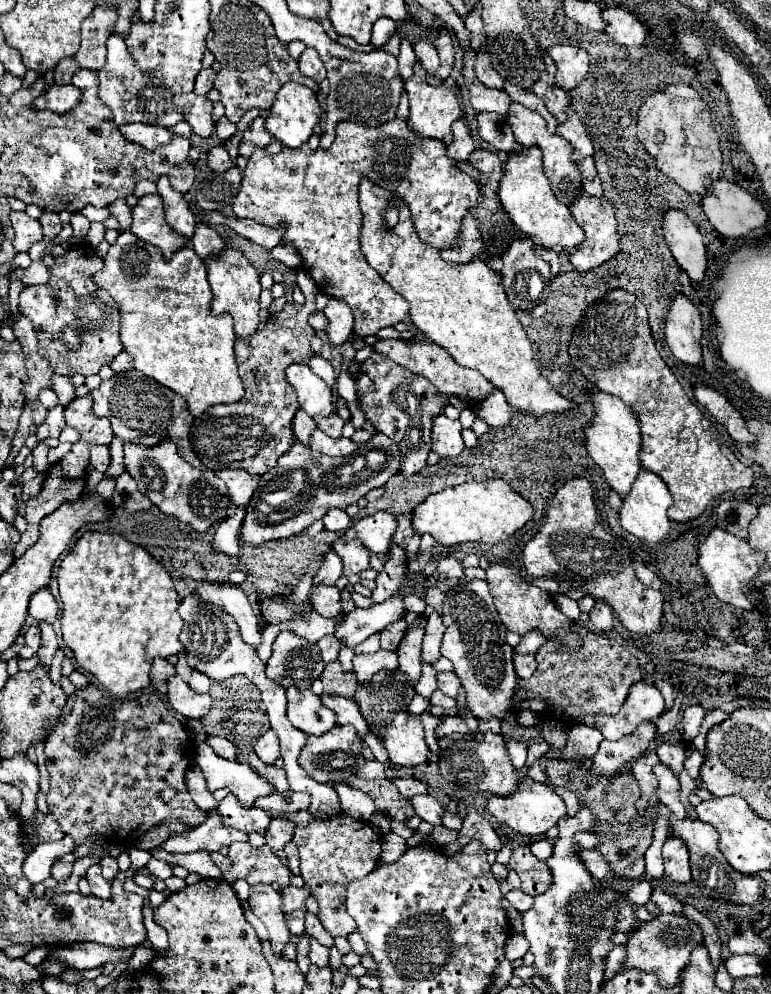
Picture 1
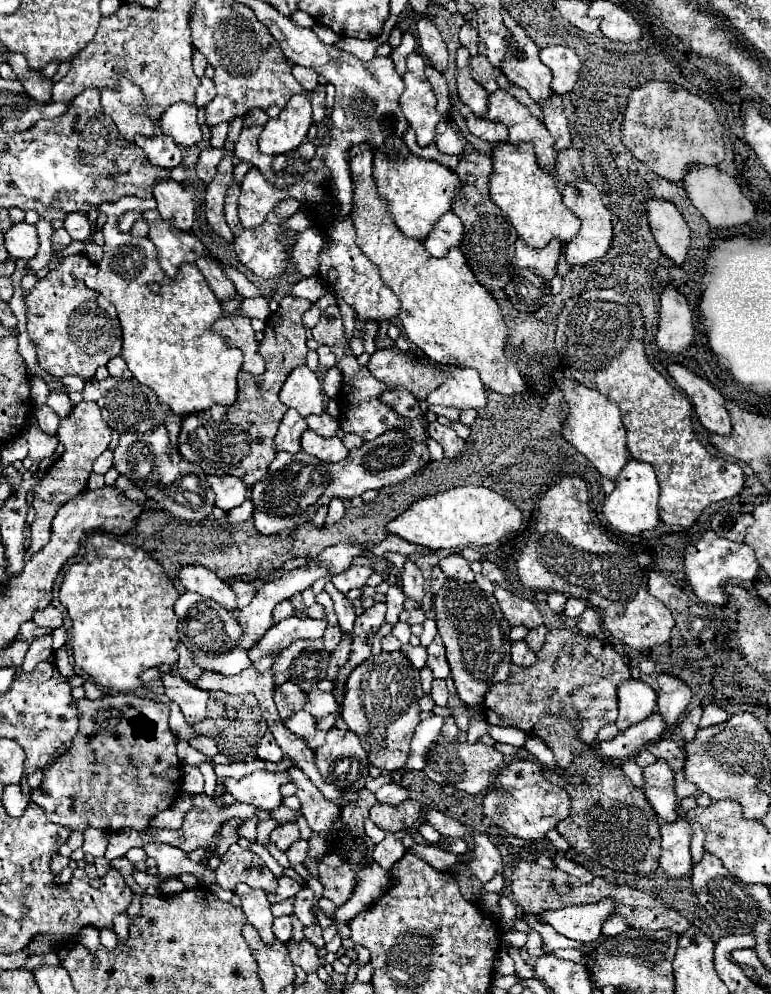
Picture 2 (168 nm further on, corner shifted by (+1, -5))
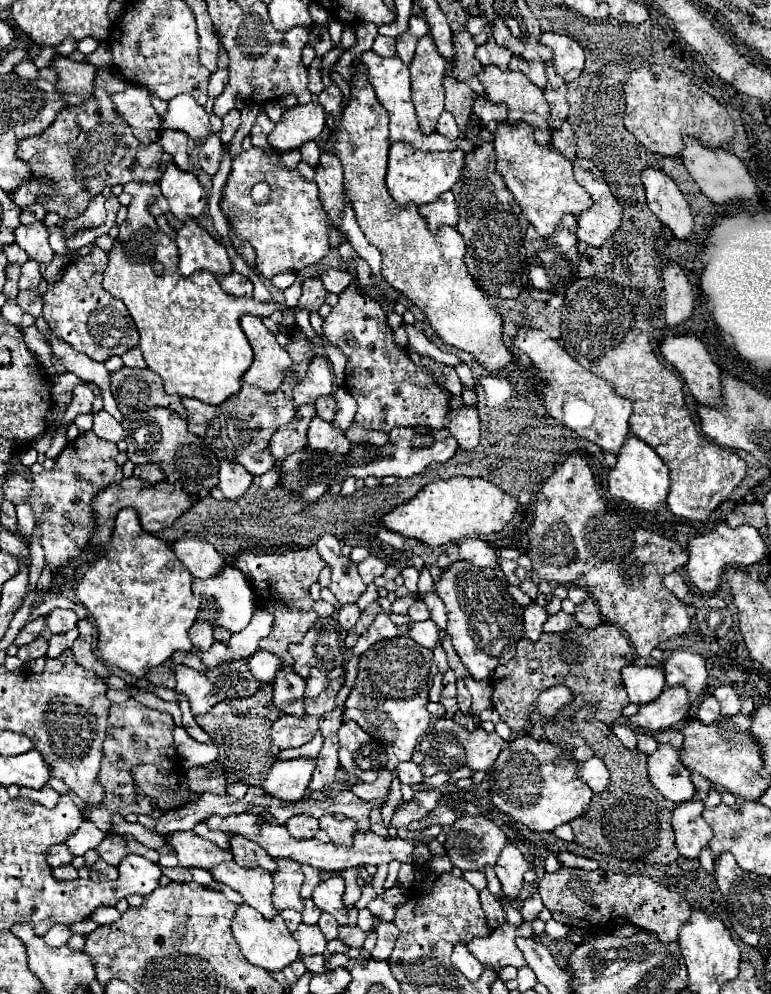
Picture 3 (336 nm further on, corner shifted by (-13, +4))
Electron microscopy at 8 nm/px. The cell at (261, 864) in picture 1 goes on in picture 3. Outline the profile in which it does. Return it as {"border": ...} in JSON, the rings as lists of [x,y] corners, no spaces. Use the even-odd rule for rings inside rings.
{"border":[[[234,835],[230,839],[230,845],[232,845],[232,855],[234,855],[234,861],[242,867],[252,867],[252,865],[260,865],[264,869],[268,869],[270,873],[276,871],[276,861],[254,841],[242,837],[242,835]]]}

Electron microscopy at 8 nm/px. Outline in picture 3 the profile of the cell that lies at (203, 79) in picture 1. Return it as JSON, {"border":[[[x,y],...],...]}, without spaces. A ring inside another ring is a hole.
{"border":[[[218,69],[216,73],[212,73],[210,77],[210,85],[208,85],[208,95],[210,97],[218,97],[224,87],[228,85],[228,69]]]}

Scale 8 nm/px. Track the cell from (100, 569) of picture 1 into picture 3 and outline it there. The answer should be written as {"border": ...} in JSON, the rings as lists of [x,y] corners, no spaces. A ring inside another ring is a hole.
{"border":[[[122,509],[116,517],[116,527],[110,539],[110,559],[100,557],[90,563],[76,589],[76,597],[98,625],[98,649],[102,659],[114,663],[122,671],[128,671],[130,675],[144,677],[148,669],[162,665],[174,651],[190,651],[192,643],[188,639],[188,629],[196,621],[196,613],[202,603],[202,599],[192,593],[190,583],[192,575],[176,559],[172,549],[162,539],[140,527],[140,517],[134,509]]]}

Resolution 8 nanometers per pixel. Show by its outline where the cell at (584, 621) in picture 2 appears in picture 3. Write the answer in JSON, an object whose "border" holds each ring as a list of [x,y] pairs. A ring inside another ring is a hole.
{"border":[[[586,599],[584,603],[576,605],[576,611],[574,611],[574,619],[584,625],[584,627],[598,627],[602,623],[602,617],[600,617],[600,611],[598,611],[598,605],[592,601],[592,599]]]}

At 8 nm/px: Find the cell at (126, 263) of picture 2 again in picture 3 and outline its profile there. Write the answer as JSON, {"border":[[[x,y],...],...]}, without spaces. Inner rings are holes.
{"border":[[[138,193],[136,199],[128,205],[128,217],[124,225],[120,225],[120,233],[108,253],[108,269],[104,273],[104,289],[124,301],[128,307],[130,317],[136,323],[136,329],[140,333],[140,349],[144,353],[144,359],[148,363],[148,369],[160,375],[164,383],[164,391],[176,393],[180,397],[196,397],[198,401],[206,405],[218,405],[226,401],[228,397],[236,395],[242,387],[242,375],[248,371],[254,355],[248,339],[244,333],[236,333],[236,323],[242,315],[256,315],[256,317],[268,317],[276,309],[282,309],[278,303],[258,303],[254,299],[238,299],[222,291],[216,277],[208,271],[200,271],[200,285],[196,285],[192,279],[186,279],[178,271],[178,247],[176,243],[166,237],[154,217],[148,213],[146,205],[148,199],[156,199],[160,193]]]}

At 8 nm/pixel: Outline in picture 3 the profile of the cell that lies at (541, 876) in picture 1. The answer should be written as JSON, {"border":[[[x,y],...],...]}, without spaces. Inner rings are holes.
{"border":[[[560,867],[556,873],[546,873],[540,879],[538,893],[544,907],[552,913],[552,919],[576,929],[586,929],[588,935],[612,933],[616,927],[636,925],[642,929],[652,929],[660,935],[660,941],[672,943],[676,941],[684,919],[688,919],[694,911],[684,897],[652,881],[650,877],[622,875],[606,869],[584,871]]]}

